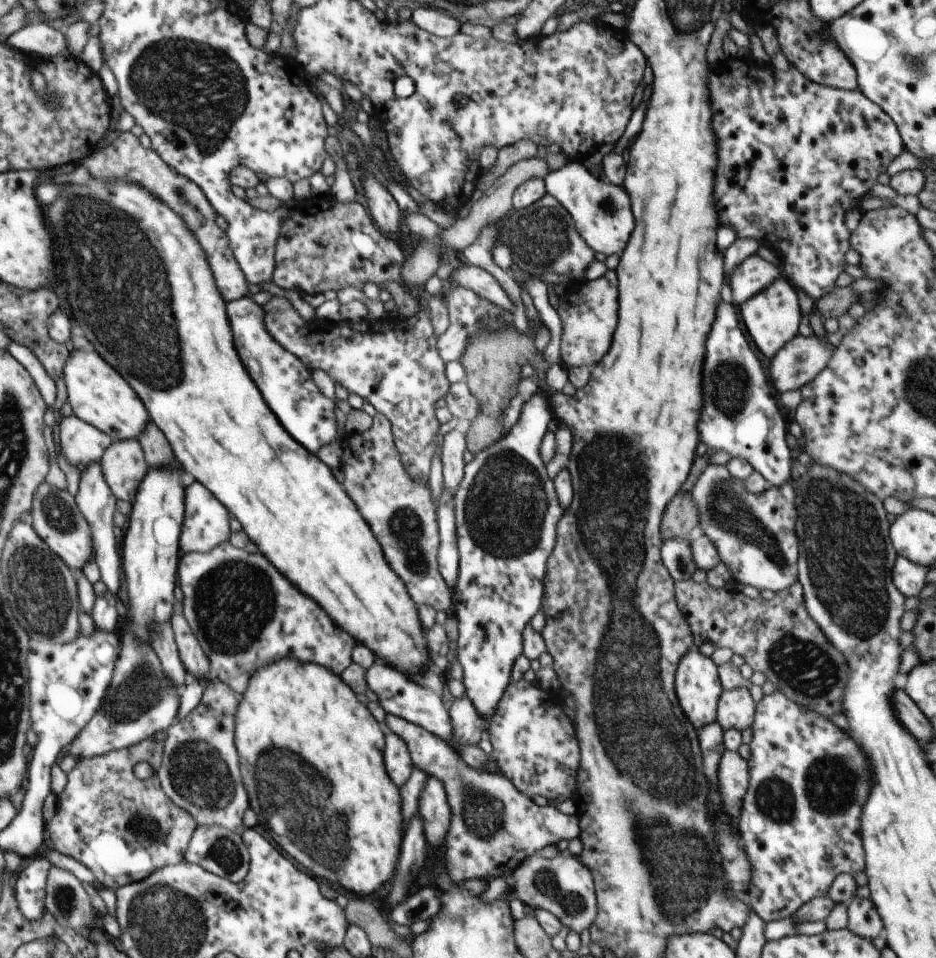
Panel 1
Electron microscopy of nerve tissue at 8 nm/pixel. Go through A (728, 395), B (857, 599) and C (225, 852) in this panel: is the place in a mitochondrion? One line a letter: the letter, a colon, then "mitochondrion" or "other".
A: mitochondrion
B: mitochondrion
C: mitochondrion

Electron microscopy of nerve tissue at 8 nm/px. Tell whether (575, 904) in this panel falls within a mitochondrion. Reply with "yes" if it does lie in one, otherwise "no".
yes

